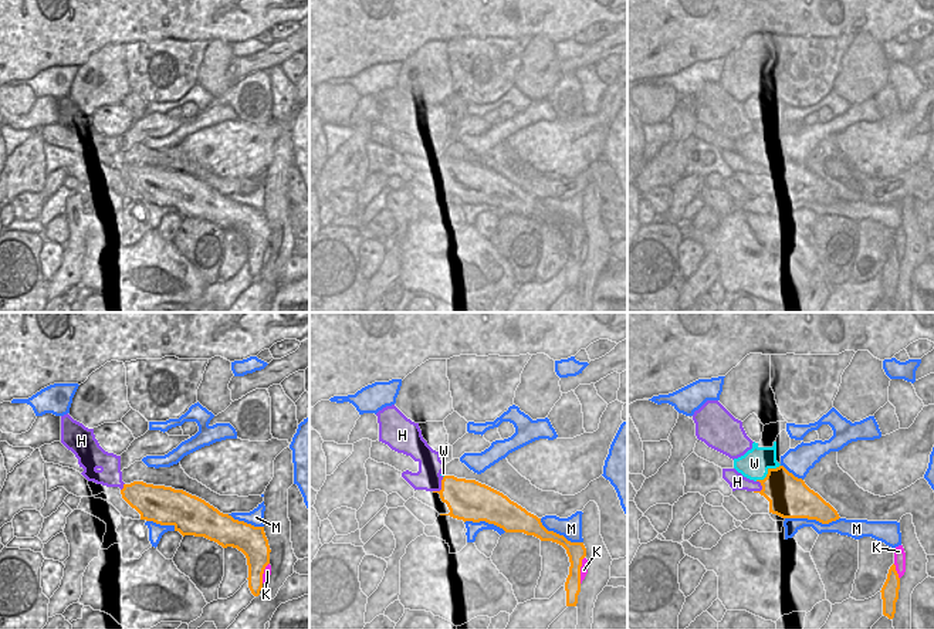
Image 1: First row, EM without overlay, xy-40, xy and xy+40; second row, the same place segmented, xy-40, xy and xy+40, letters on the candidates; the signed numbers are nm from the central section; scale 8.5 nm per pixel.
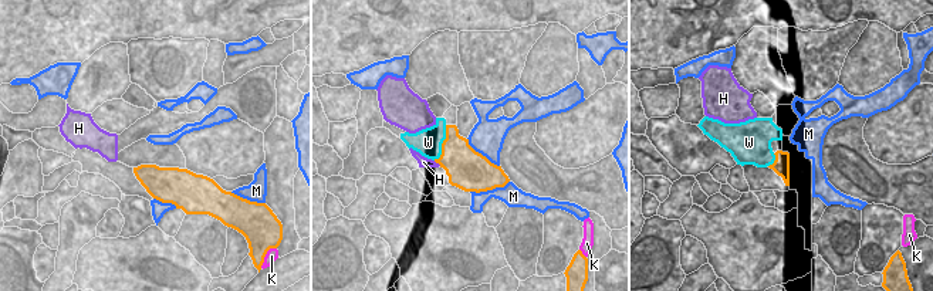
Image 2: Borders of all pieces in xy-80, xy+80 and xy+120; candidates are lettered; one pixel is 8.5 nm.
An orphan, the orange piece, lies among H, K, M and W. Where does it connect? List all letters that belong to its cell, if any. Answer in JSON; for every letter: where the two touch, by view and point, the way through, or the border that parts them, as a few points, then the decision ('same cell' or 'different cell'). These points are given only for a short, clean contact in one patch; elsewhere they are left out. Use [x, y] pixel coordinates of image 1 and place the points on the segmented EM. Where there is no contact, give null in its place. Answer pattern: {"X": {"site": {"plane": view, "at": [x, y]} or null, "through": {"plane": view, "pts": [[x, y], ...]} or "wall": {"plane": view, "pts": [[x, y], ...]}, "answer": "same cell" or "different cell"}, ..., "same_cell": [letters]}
{"H": {"site": {"plane": "xy", "at": [442, 487]}, "answer": "different cell"}, "K": {"site": {"plane": "xy", "at": [579, 570]}, "answer": "different cell"}, "M": {"site": {"plane": "xy+40", "at": [812, 518]}, "answer": "different cell"}, "W": {"site": {"plane": "xy+40", "at": [768, 473]}, "answer": "same cell"}, "same_cell": ["W"]}

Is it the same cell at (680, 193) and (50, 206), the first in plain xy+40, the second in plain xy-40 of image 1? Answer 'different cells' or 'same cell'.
different cells

